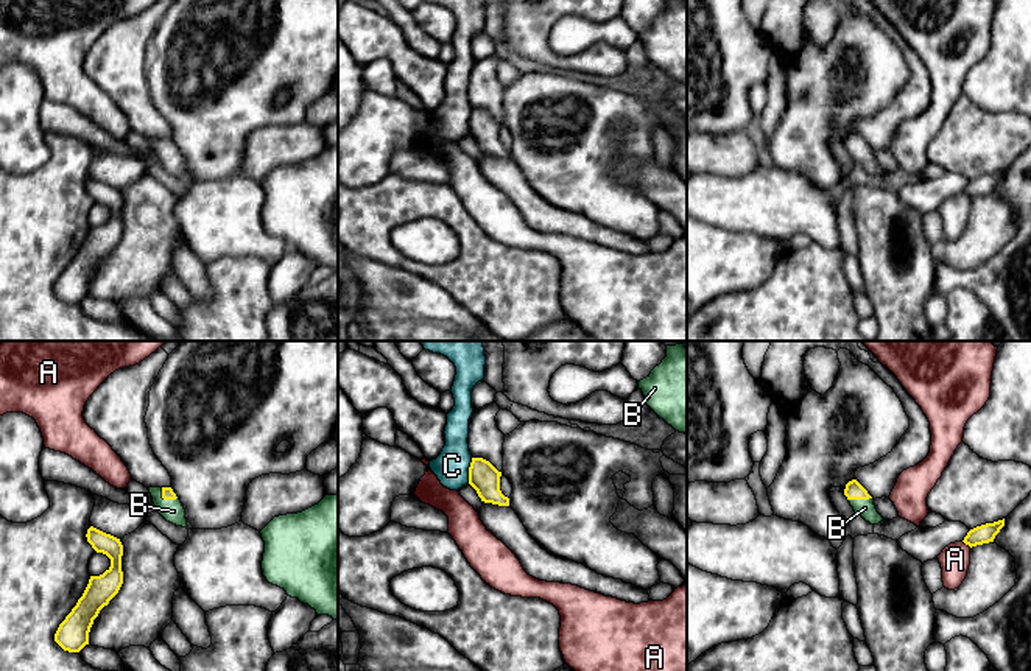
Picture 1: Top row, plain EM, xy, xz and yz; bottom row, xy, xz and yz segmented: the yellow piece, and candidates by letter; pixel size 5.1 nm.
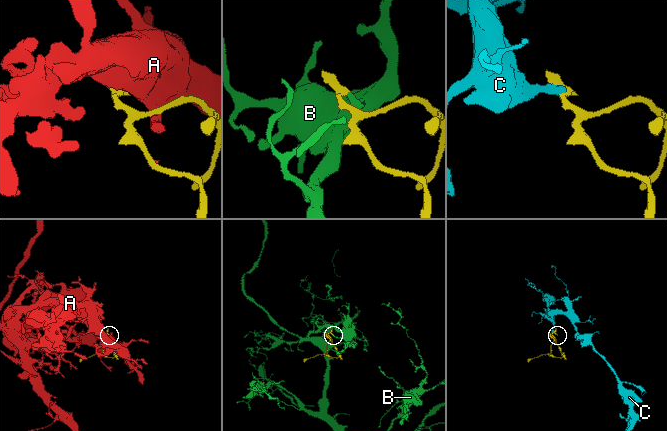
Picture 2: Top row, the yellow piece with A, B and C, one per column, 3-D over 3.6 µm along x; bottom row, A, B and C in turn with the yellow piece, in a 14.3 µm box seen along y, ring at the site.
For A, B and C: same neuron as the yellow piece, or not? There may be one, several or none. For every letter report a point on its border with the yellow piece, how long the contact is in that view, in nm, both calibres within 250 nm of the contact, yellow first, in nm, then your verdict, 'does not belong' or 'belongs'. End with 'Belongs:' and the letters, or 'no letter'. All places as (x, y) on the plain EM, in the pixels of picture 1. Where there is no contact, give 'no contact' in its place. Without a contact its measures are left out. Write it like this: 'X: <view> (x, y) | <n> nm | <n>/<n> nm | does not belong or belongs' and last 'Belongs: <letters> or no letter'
A: yz (967, 195) | 60 nm | 100/160 nm | does not belong
B: xy (165, 150) | 110 nm | 60/120 nm | belongs
C: xz (469, 122) | 130 nm | 160/180 nm | does not belong
Belongs: B

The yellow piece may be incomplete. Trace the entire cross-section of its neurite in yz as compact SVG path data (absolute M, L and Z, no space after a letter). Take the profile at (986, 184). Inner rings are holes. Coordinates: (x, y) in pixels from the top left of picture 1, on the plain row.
M1005 170L994 174L976 177L967 184L962 193L970 199L994 193L995 187L1000 184L1003 177L1005 177Z

